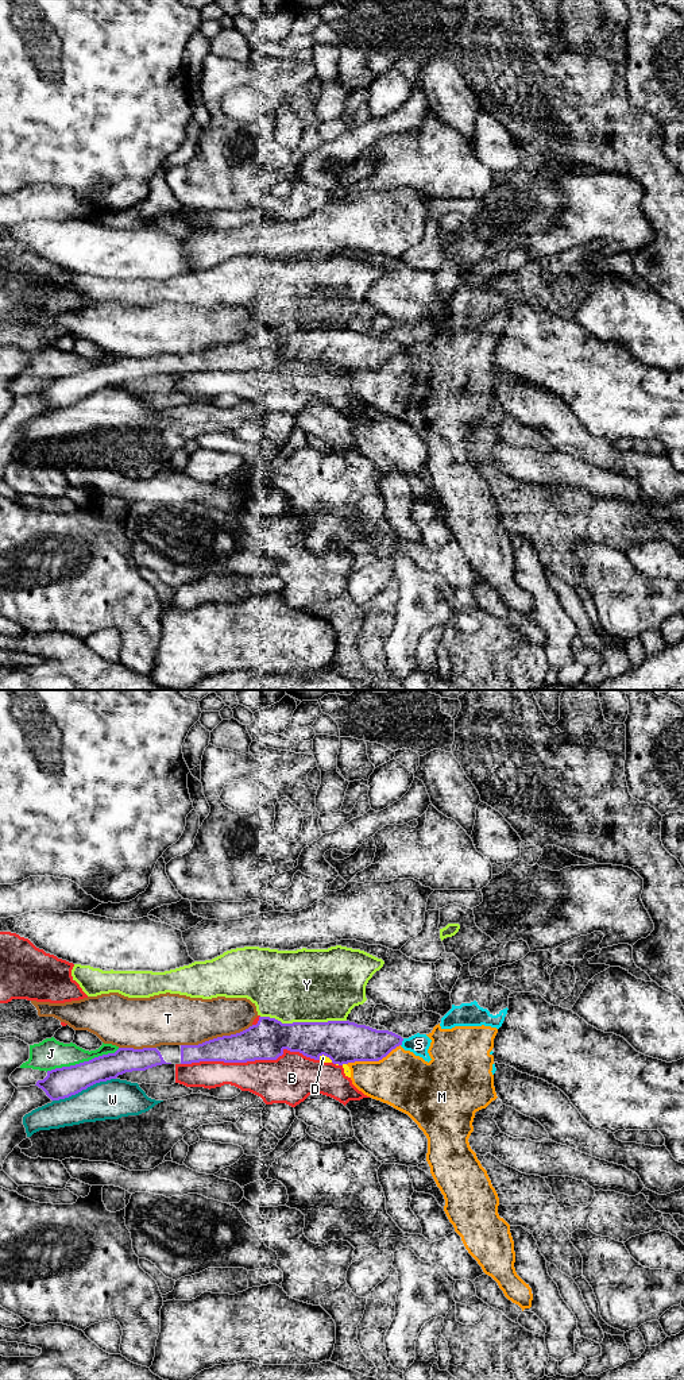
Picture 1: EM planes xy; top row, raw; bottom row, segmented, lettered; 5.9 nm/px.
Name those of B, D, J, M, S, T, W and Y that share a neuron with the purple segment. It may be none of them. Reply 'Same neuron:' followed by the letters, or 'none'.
Same neuron: none

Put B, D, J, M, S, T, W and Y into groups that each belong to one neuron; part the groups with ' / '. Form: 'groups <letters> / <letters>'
groups B D / J / M S / T / W / Y

